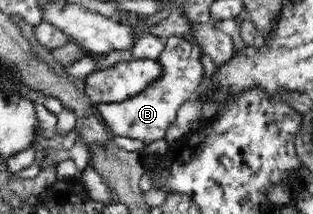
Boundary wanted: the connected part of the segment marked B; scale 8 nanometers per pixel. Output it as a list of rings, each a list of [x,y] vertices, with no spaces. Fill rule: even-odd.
[[[172,35],[164,39],[165,47],[156,57],[163,67],[163,74],[151,86],[135,97],[121,103],[96,104],[93,110],[103,121],[111,136],[139,139],[149,144],[157,139],[164,139],[165,130],[173,121],[177,110],[183,103],[197,95],[197,89],[203,81],[203,66],[199,60],[202,49],[199,44],[191,44],[181,36]]]

